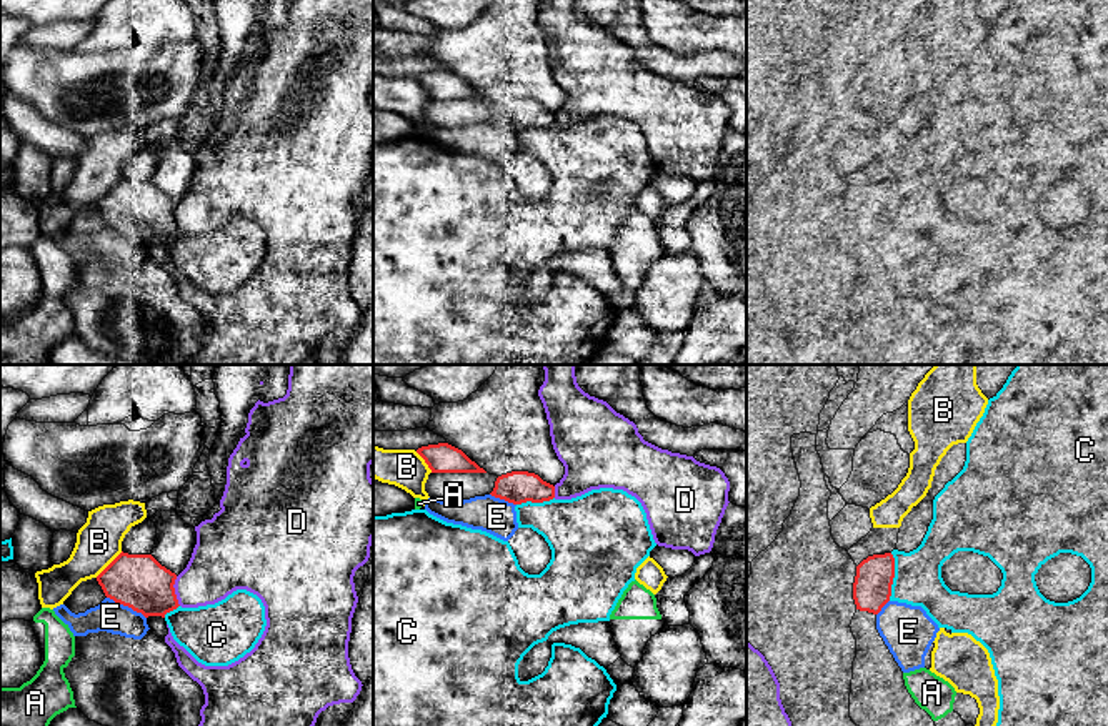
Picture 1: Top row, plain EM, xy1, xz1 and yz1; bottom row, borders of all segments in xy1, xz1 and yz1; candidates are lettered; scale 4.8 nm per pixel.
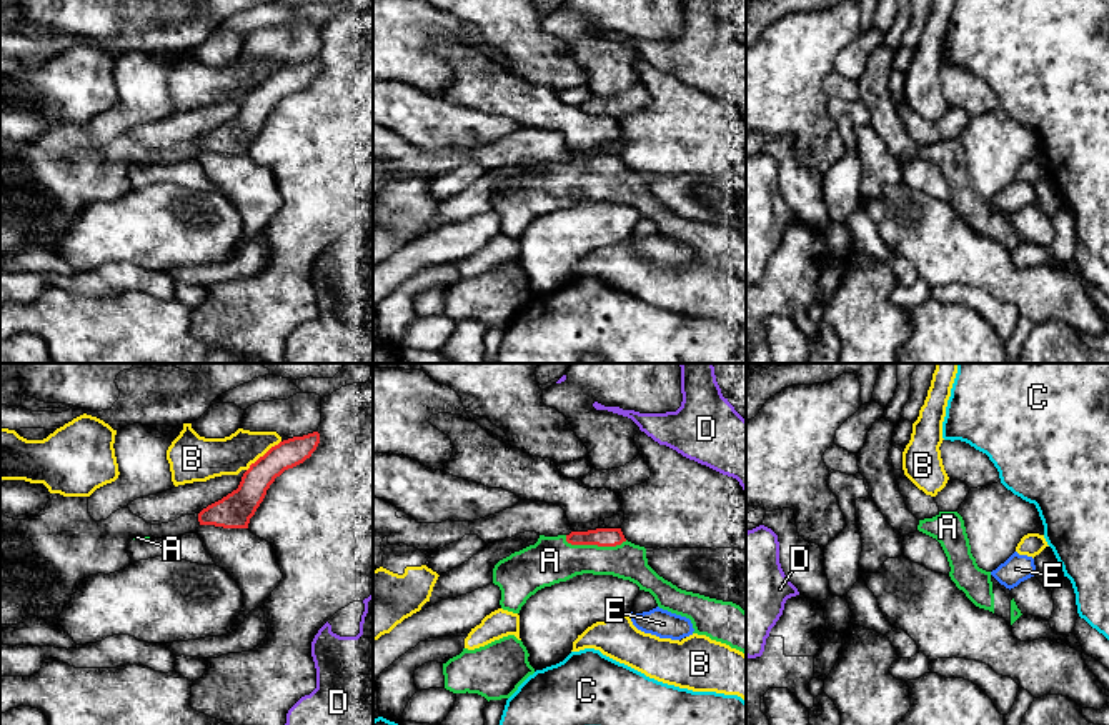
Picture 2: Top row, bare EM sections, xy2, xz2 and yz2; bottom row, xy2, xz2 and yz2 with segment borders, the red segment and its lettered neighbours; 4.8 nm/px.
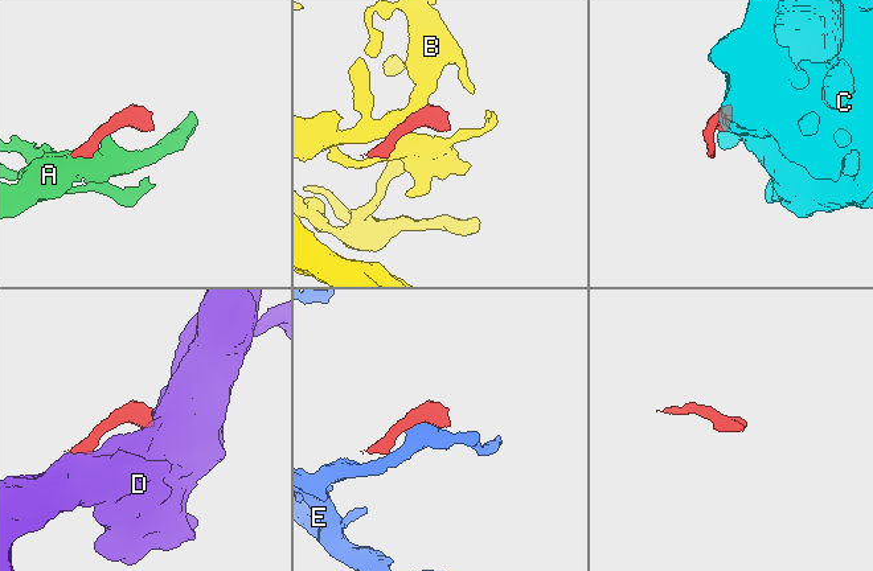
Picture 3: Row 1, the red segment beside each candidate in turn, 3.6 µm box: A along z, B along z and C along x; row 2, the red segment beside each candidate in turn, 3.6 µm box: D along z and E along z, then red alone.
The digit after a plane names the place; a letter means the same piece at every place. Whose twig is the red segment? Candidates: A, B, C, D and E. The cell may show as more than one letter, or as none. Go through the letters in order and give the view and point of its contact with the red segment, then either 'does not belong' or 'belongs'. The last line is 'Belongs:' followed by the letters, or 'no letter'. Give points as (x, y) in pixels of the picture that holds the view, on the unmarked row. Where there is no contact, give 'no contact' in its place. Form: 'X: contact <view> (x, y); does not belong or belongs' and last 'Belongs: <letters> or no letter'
A: contact xz2 (595, 170); belongs
B: contact xy2 (263, 82); does not belong
C: contact yz1 (893, 203); does not belong
D: contact xy1 (174, 218); does not belong
E: contact xy1 (127, 232); does not belong
Belongs: A

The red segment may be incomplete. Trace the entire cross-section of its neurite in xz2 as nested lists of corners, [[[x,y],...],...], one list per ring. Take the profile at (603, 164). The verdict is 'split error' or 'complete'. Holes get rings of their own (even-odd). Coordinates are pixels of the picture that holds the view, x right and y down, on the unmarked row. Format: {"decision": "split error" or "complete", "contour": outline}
{"decision": "split error", "contour": [[[621,155],[540,162],[535,172],[495,192],[493,210],[501,217],[501,235],[520,240],[538,217],[583,200],[629,207],[649,218],[659,235],[689,245],[693,260],[746,282],[746,238],[733,228],[681,217],[659,203],[648,192],[646,175],[628,168]]]}

